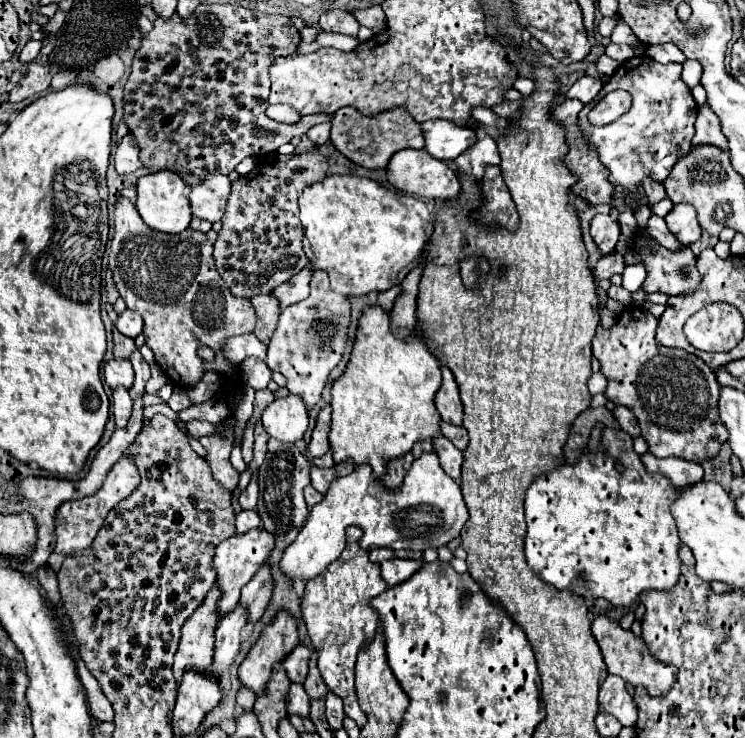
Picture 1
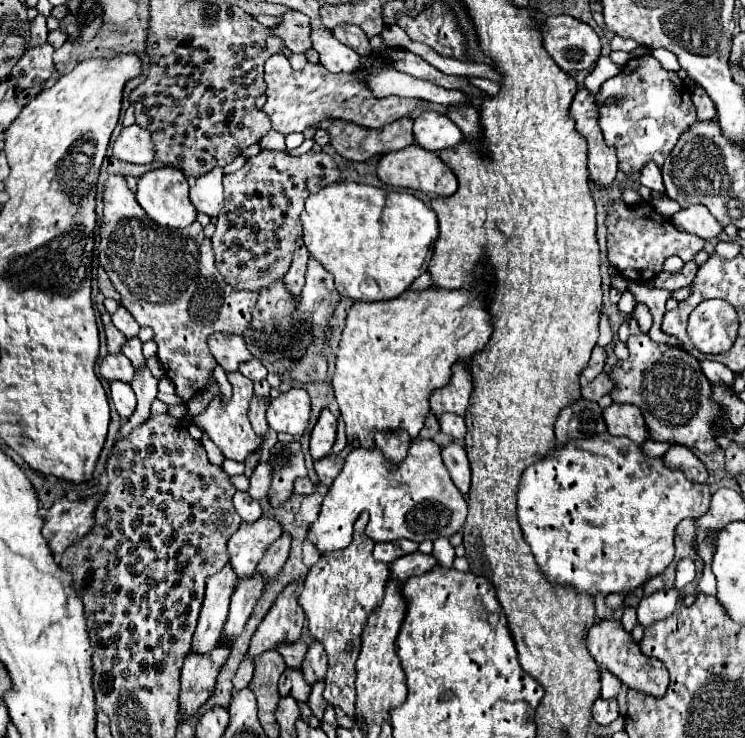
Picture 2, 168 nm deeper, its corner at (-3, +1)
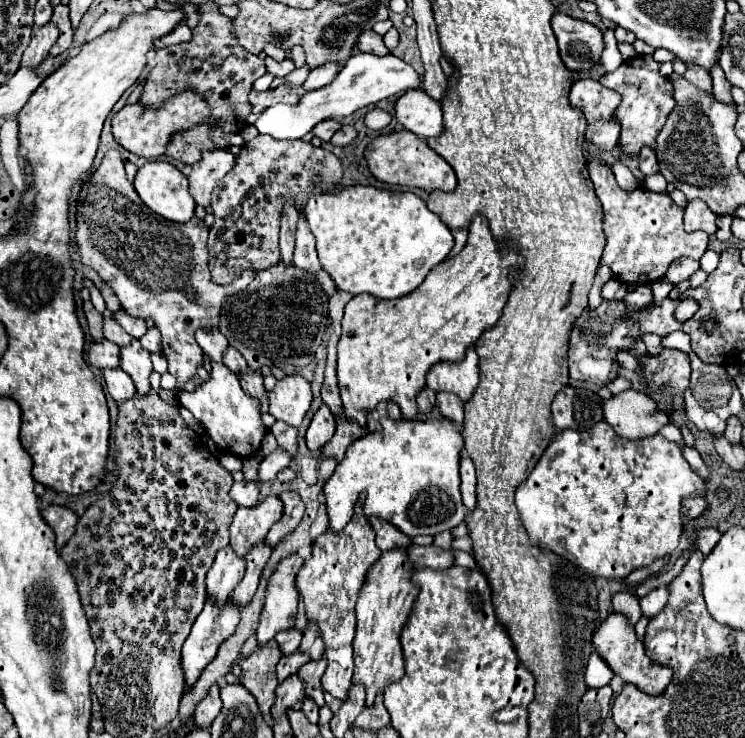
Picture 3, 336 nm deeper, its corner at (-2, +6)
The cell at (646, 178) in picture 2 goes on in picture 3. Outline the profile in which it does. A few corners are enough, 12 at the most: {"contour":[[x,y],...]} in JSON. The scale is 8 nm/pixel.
{"contour":[[644,146],[638,154],[644,176],[658,172],[656,154]]}

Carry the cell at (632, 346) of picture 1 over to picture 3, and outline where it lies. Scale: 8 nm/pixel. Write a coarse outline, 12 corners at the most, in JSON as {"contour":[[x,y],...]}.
{"contour":[[666,348],[660,358],[640,360],[660,410],[684,410],[690,358]]}

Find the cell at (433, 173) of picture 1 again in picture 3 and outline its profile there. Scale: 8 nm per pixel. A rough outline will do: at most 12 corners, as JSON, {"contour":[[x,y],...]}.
{"contour":[[408,130],[366,146],[386,184],[452,192],[452,166]]}

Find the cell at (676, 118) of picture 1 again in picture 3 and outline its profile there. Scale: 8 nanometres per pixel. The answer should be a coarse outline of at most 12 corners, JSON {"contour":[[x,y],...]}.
{"contour":[[652,56],[600,78],[622,102],[620,146],[638,154],[674,108]]}

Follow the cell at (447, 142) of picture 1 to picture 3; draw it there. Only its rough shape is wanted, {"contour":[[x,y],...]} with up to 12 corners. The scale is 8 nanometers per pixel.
{"contour":[[406,90],[396,120],[420,138],[442,134],[442,108]]}

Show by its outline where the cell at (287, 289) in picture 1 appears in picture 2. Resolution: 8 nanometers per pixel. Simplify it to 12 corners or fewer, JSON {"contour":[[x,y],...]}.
{"contour":[[303,241],[297,251],[289,273],[283,277],[287,291],[299,297],[305,287],[309,253]]}

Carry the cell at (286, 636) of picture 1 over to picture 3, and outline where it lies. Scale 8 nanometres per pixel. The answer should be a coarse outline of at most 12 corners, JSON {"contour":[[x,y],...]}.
{"contour":[[304,560],[278,562],[266,588],[258,644],[294,626],[296,574]]}

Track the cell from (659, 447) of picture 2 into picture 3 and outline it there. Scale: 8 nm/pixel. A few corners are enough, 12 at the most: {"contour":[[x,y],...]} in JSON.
{"contour":[[666,424],[660,428],[660,434],[672,442],[680,442],[682,432],[674,424]]}

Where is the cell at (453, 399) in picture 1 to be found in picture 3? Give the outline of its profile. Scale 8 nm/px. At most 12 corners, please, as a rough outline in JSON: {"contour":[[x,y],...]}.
{"contour":[[474,346],[460,362],[436,362],[426,374],[434,392],[466,402],[478,386]]}

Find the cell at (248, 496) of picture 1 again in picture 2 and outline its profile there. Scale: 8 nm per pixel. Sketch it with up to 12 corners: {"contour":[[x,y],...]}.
{"contour":[[259,463],[251,475],[251,499],[269,491],[269,463]]}

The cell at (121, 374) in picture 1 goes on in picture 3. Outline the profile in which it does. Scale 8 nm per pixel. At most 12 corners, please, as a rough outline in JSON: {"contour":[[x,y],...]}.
{"contour":[[106,338],[92,342],[88,362],[118,368],[118,346]]}

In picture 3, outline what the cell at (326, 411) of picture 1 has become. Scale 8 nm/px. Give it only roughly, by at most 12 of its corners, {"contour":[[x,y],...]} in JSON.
{"contour":[[326,404],[314,414],[306,444],[318,452],[336,430],[334,414]]}

